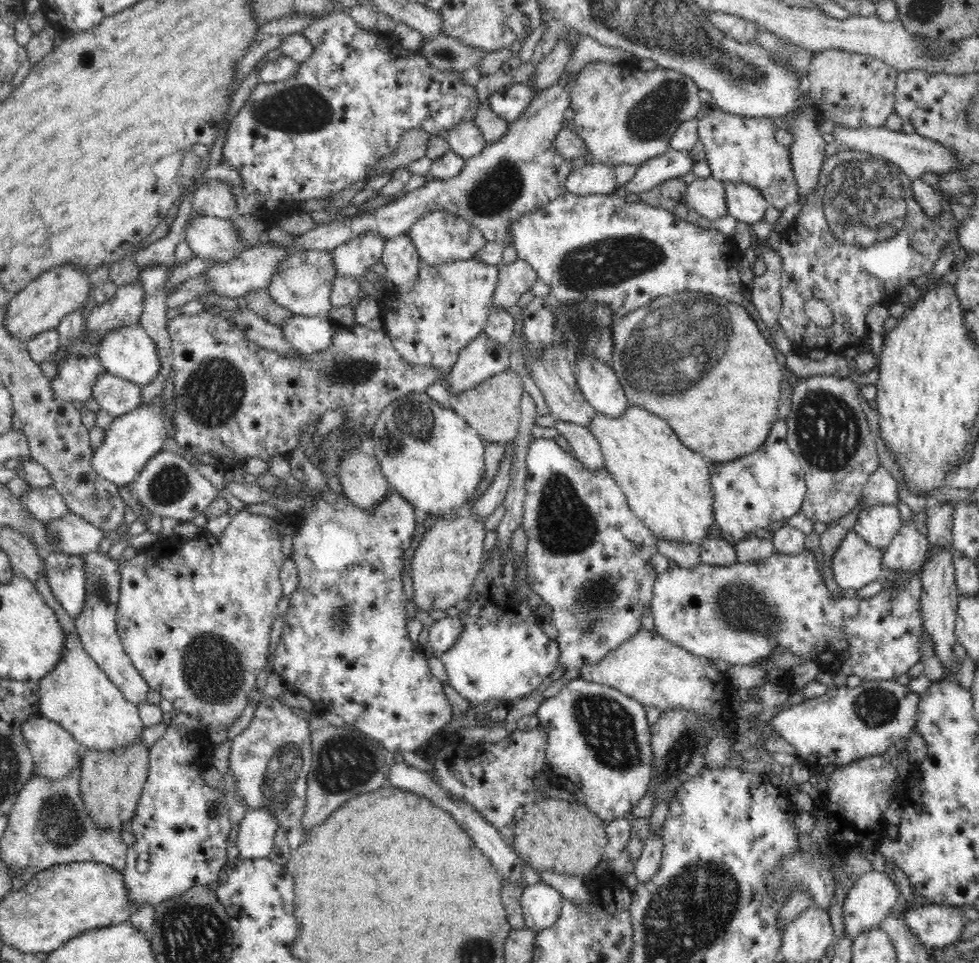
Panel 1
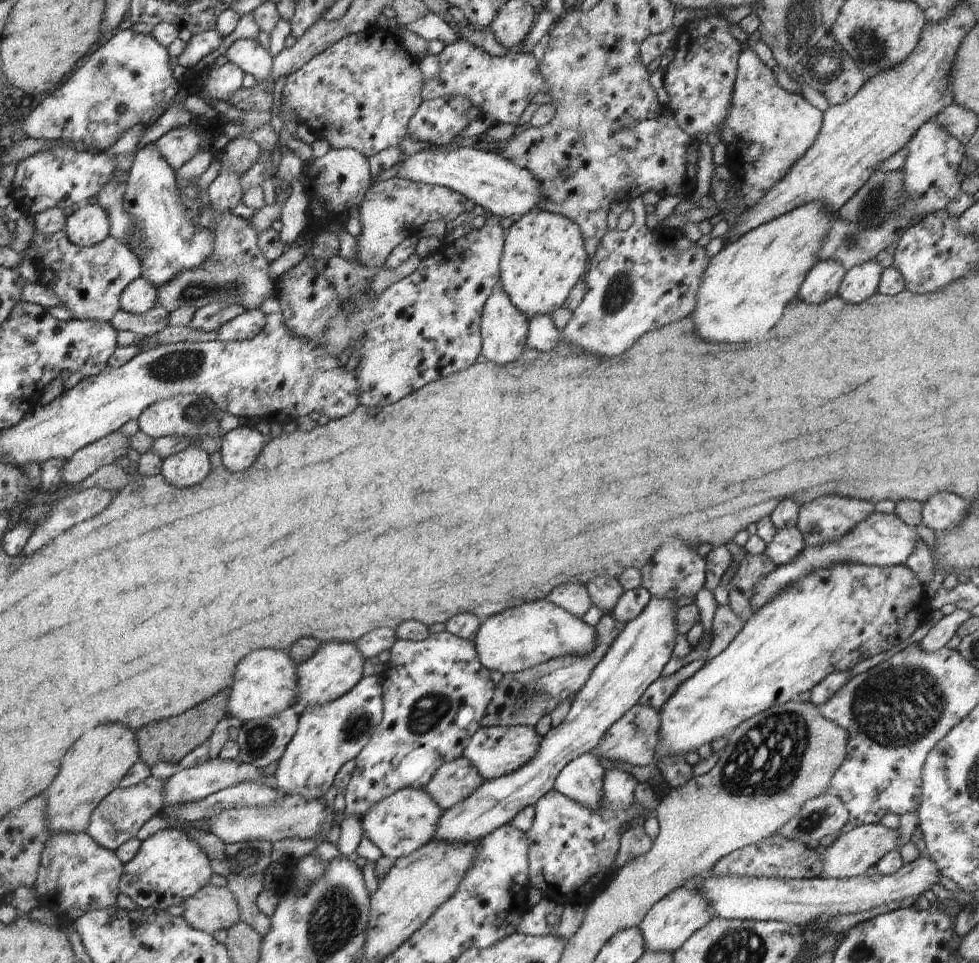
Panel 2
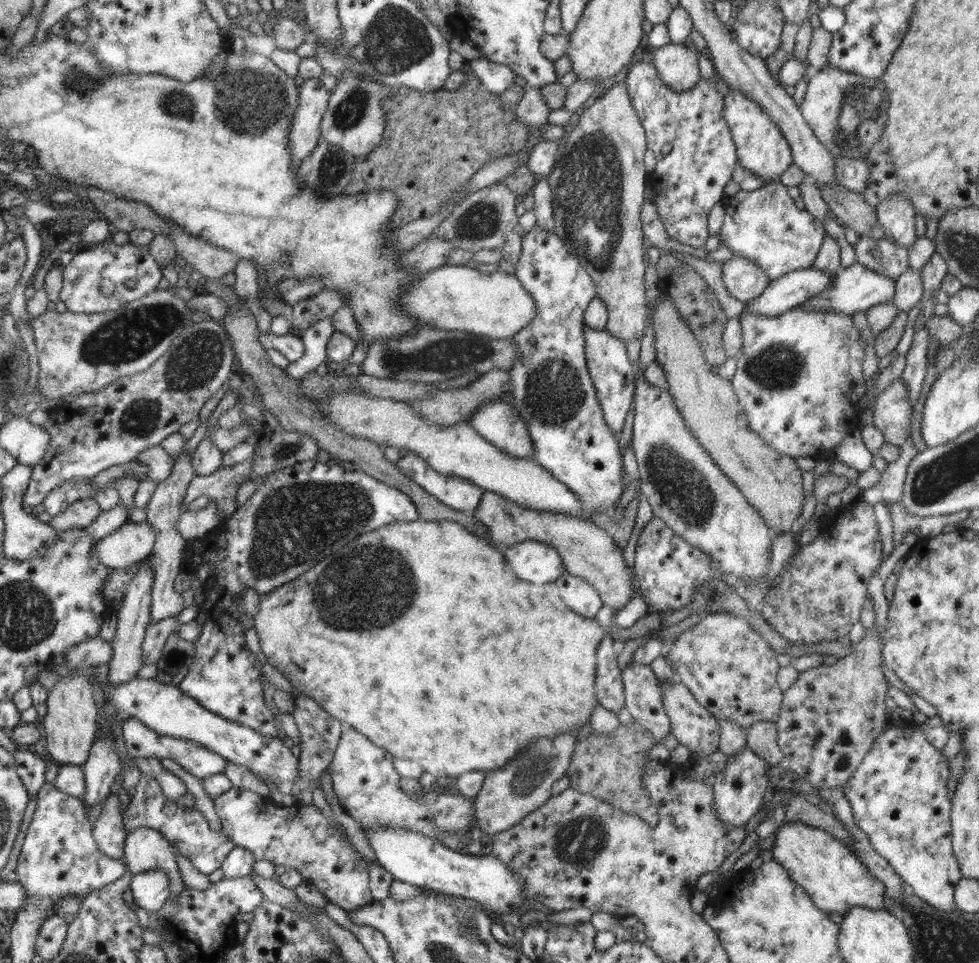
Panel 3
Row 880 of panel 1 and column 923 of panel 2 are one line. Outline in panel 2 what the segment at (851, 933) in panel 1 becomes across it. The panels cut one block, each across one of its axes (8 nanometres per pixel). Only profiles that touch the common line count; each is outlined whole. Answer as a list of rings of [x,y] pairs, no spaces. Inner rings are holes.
[[[924,853],[911,863],[891,875],[876,873],[873,876],[858,875],[847,879],[776,879],[774,877],[710,877],[698,890],[709,900],[716,917],[723,919],[754,919],[757,921],[786,921],[793,925],[805,926],[819,916],[858,914],[874,907],[902,902],[918,897],[941,878],[936,863]]]

